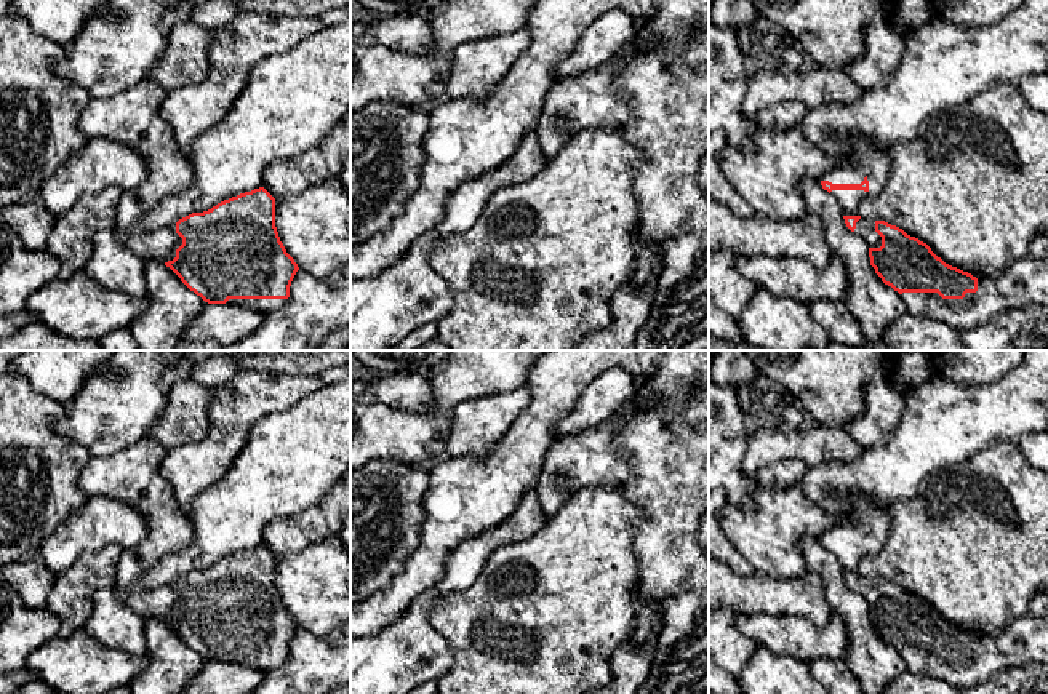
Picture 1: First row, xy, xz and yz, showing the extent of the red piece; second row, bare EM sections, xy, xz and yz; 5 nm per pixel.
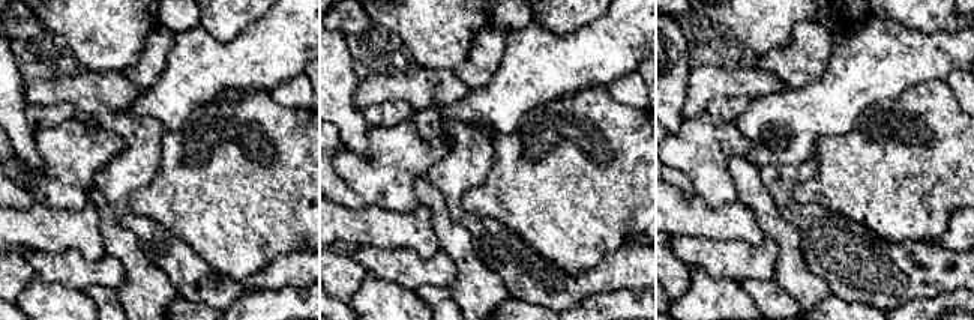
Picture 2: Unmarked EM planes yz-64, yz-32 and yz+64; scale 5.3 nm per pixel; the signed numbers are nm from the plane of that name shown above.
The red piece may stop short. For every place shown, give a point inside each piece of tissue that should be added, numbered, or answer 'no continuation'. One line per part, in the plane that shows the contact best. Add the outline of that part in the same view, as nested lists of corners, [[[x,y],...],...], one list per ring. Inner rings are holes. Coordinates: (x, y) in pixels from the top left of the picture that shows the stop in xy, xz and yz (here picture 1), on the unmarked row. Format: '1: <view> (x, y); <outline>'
1: yz (874, 520); [[[853,494],[854,518],[826,531],[821,539],[832,542],[861,542],[869,539],[869,548],[832,548],[843,574],[859,574],[859,561],[864,555],[878,552],[890,534],[888,505],[875,505],[861,494]]]

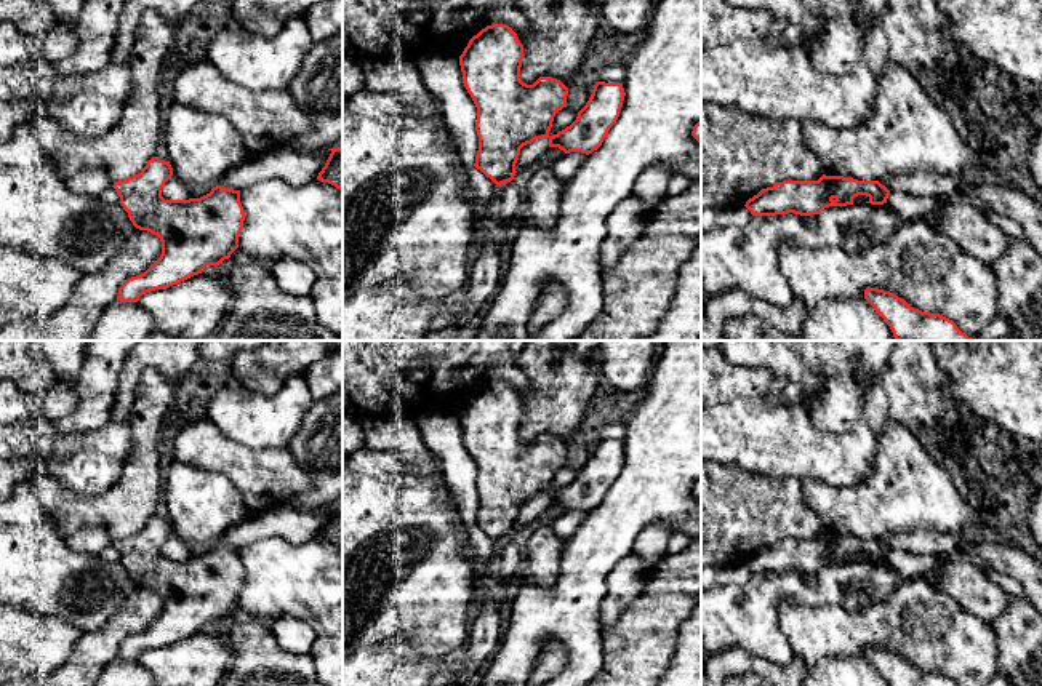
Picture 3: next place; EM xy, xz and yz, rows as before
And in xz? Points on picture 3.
no continuation

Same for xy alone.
no continuation

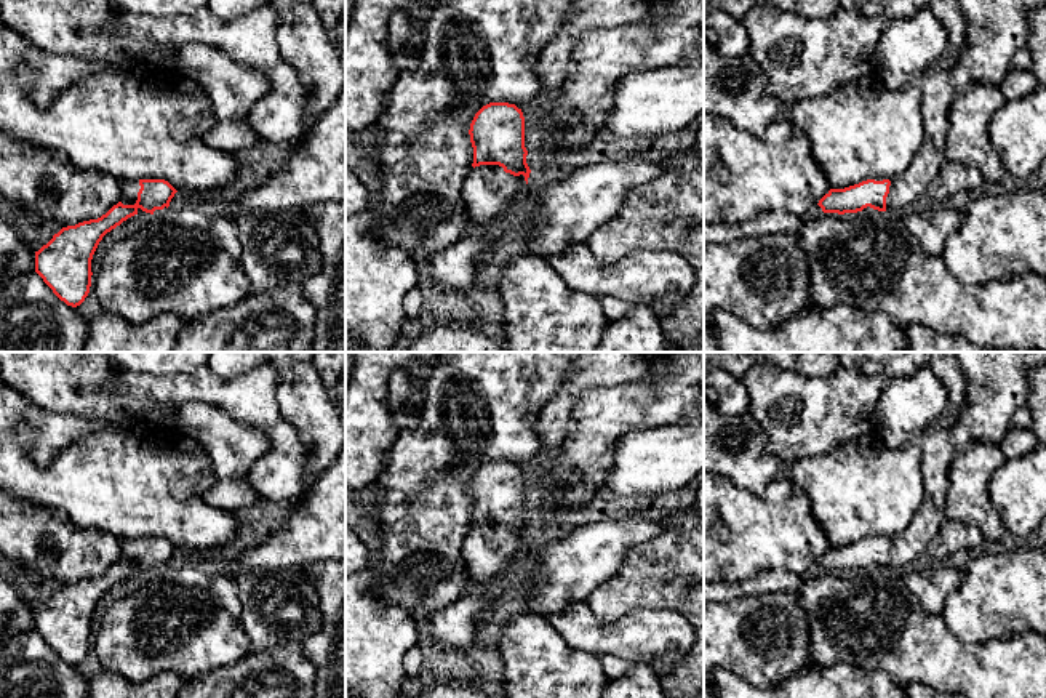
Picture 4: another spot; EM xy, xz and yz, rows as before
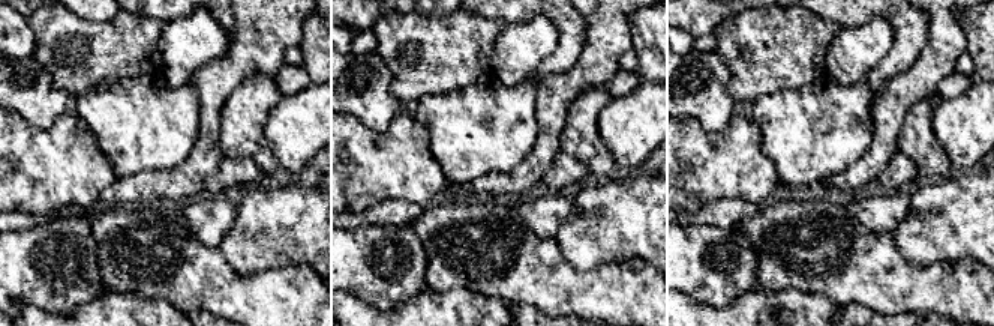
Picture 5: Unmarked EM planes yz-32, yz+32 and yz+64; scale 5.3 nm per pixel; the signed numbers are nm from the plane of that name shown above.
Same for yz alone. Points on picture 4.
1: yz (997, 383); [[[956,352],[966,378],[966,405],[952,426],[929,426],[916,439],[921,445],[924,495],[913,520],[894,538],[886,556],[886,570],[905,570],[928,552],[945,522],[945,501],[955,459],[977,442],[1001,442],[1017,408],[1028,402],[1028,373],[1046,363],[1046,352]]]

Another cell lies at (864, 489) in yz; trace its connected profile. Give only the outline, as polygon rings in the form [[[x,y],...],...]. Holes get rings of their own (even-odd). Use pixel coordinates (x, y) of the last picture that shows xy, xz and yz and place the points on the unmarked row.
[[[878,427],[825,453],[795,459],[790,466],[790,479],[808,495],[811,512],[830,548],[876,536],[894,538],[913,520],[924,495],[918,439],[891,448]]]

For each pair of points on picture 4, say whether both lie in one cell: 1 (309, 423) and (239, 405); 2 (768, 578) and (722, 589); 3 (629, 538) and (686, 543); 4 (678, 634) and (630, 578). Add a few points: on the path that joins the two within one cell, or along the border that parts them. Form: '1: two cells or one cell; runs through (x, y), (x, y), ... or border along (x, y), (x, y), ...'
1: two cells; border along (277, 380), (279, 412), (306, 447)
2: one cell; runs through (757, 585), (733, 589)
3: two cells; border along (664, 521), (664, 530), (638, 545), (624, 564)
4: two cells; border along (619, 618), (637, 609), (672, 609), (686, 621)

